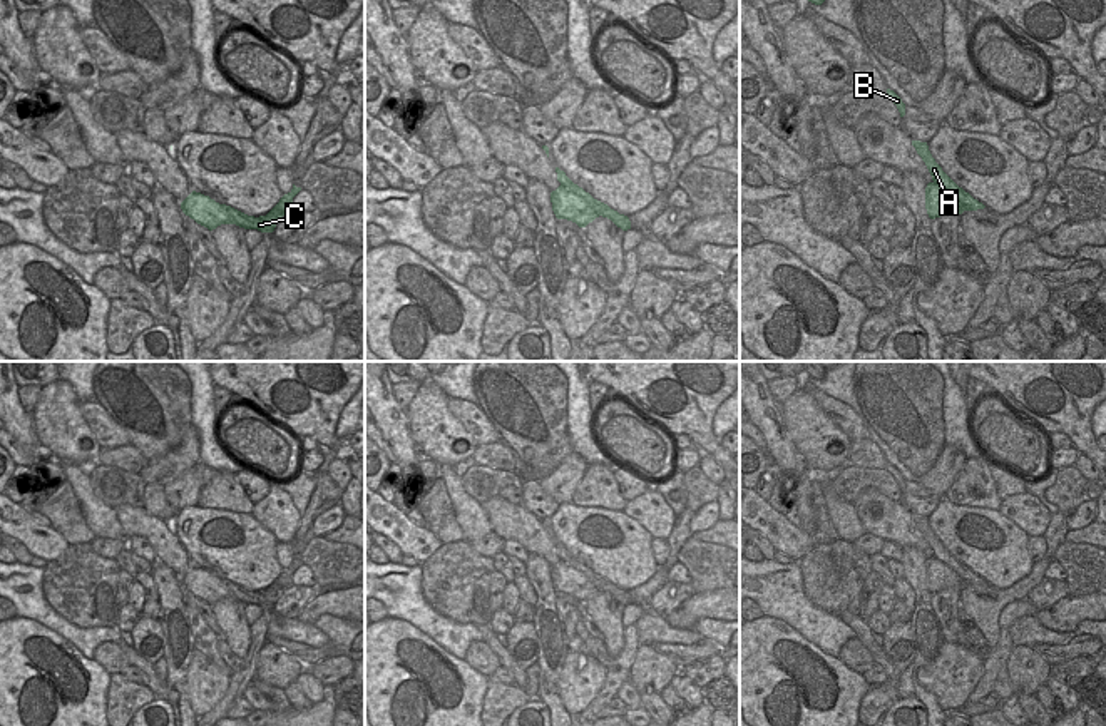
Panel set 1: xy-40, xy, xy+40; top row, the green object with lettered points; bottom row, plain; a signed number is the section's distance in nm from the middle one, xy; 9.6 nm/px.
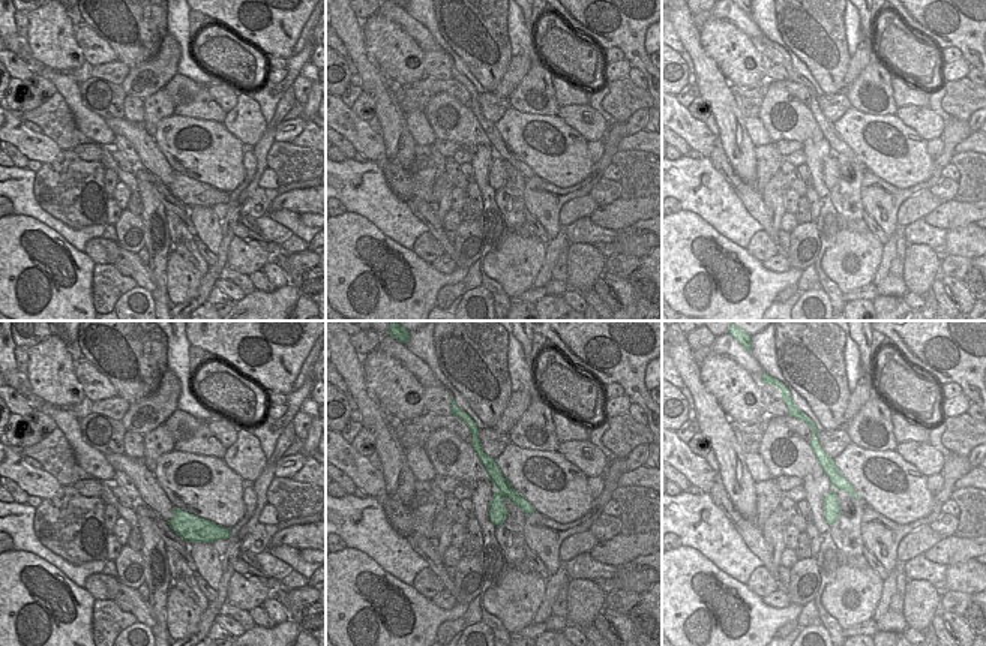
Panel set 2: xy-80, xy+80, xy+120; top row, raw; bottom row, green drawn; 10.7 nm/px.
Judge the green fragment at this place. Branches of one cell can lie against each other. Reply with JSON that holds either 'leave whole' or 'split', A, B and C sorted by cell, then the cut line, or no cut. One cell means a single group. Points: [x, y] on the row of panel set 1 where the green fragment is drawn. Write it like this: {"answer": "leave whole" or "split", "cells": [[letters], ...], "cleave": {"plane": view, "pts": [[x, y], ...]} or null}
{"answer": "split", "cells": [["A", "B"], ["C"]], "cleave": {"plane": "xy+40", "pts": [[934, 181], [966, 208], [981, 204]]}}

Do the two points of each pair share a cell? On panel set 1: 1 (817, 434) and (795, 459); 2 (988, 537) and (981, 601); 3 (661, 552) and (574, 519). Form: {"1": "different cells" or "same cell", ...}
{"1": "different cells", "2": "different cells", "3": "different cells"}

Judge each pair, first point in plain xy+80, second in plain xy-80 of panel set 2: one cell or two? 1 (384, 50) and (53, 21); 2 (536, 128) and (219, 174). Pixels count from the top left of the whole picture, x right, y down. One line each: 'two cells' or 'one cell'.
1: one cell
2: one cell

